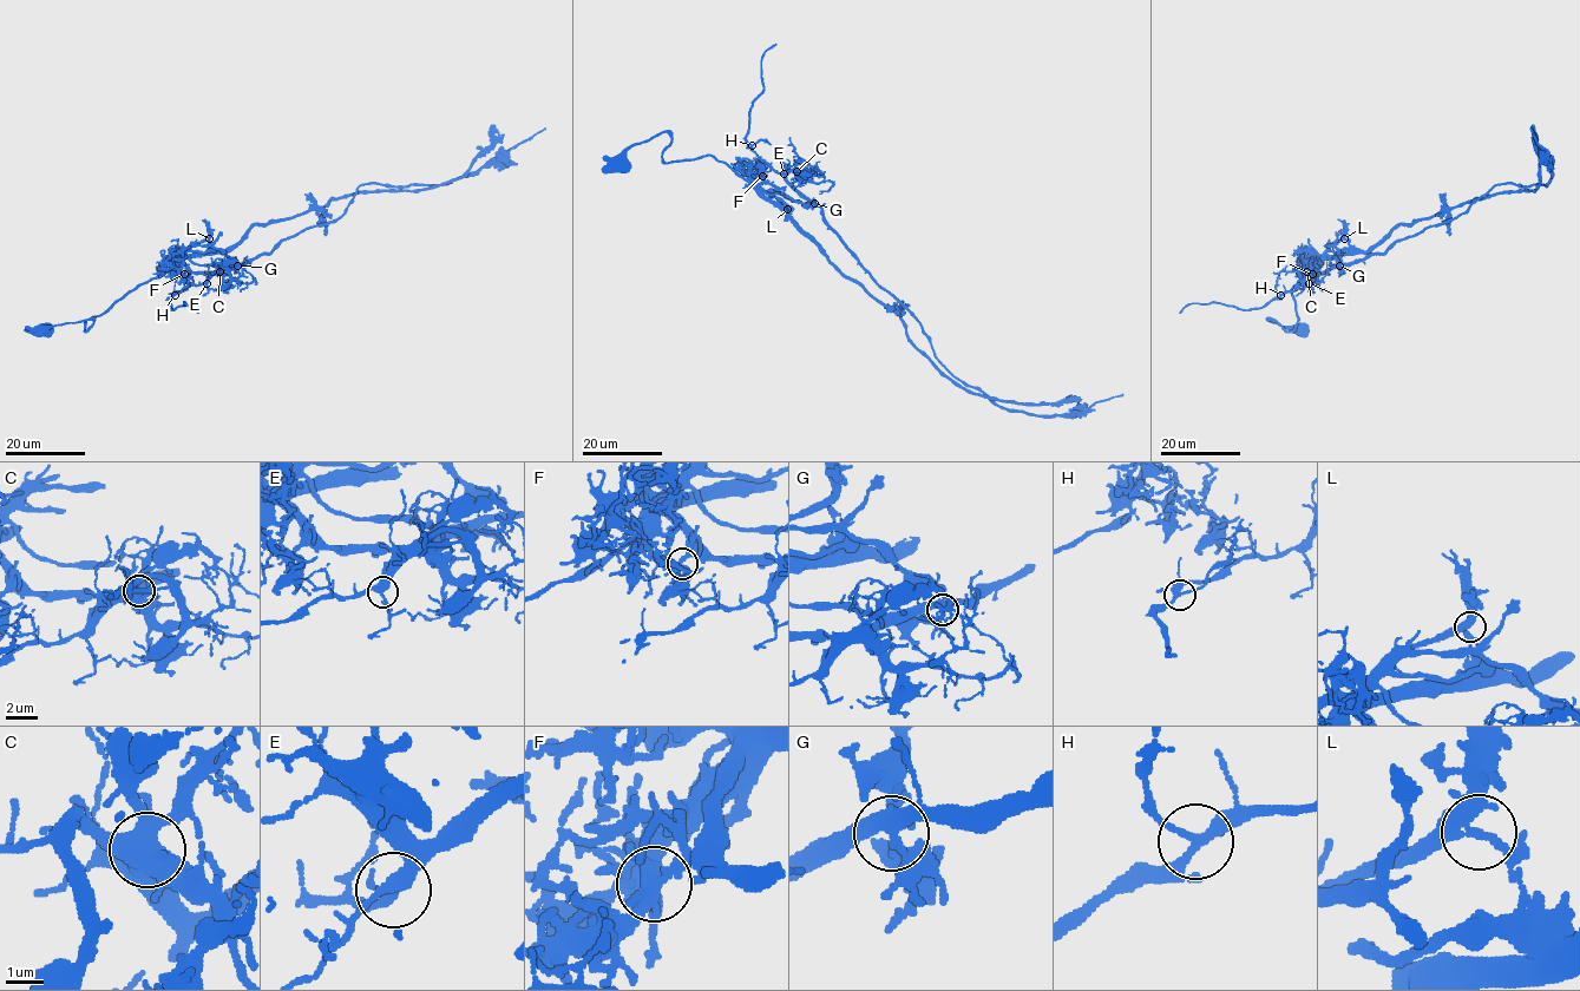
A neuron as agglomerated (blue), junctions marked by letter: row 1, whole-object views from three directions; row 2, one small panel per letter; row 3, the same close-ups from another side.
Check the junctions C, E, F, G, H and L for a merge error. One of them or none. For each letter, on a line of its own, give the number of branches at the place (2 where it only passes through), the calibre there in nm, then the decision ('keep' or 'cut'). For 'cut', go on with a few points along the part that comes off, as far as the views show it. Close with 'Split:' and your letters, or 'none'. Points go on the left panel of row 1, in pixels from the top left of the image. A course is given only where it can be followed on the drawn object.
C: 7 | 500 nm | keep
E: 3 | 340 nm | keep
F: 3 | 360 nm | keep
G: 4 | 360 nm | cut | (237, 266), (268, 254), (282, 240), (307, 228), (335, 221), (361, 185), (445, 184), (476, 175), (545, 128)
H: 4 | 240 nm | keep
L: 5 | 340 nm | keep
Split: G

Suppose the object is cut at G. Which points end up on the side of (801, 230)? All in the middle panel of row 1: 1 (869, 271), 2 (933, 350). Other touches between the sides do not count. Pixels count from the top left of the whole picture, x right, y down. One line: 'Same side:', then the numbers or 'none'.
Same side: none

